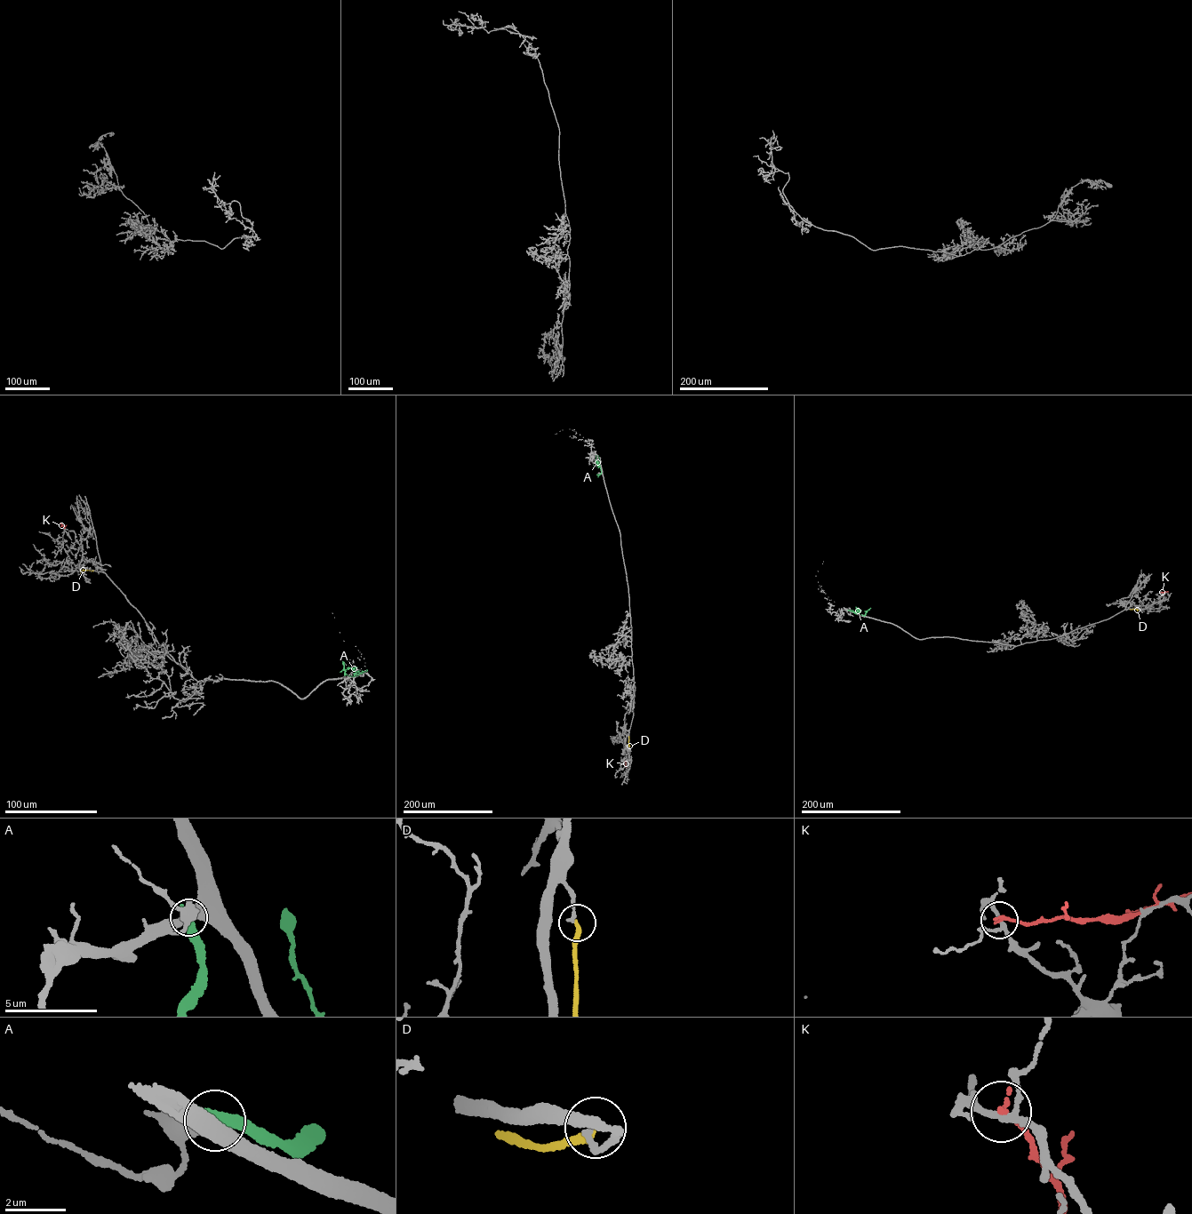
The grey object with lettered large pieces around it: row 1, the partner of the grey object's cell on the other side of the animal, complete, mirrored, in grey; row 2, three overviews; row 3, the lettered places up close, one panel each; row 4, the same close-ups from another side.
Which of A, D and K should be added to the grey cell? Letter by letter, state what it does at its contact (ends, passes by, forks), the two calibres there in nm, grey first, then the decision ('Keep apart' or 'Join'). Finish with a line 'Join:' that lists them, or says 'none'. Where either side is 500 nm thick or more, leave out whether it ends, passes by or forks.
A: It ends there. Thickness 440 nm (grey) against 360 nm. Keep apart
D: It ends there. Thickness 180 nm (grey) against 260 nm. Keep apart
K: It ends there. Thickness 190 nm (grey) against 200 nm. Keep apart
Join: none

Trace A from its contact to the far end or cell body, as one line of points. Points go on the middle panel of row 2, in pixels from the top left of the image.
A: (596, 455), (601, 471), (597, 476)

